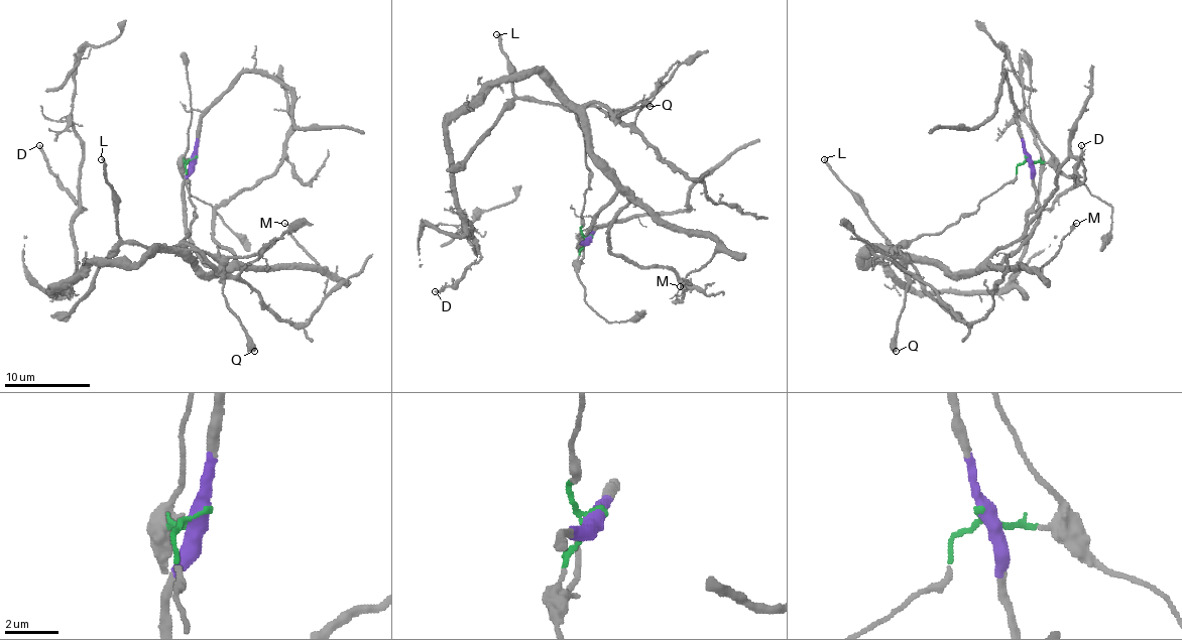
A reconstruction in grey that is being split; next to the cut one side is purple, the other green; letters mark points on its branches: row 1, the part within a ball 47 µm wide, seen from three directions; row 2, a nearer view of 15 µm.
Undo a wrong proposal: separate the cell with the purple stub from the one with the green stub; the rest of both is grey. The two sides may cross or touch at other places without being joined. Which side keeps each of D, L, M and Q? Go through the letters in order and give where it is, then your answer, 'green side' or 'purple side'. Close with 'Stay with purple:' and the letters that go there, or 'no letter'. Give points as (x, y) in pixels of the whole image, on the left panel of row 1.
D: place (39, 145); purple side
L: place (101, 159); green side
M: place (284, 223); purple side
Q: place (254, 351); green side
Stay with purple: D, M

